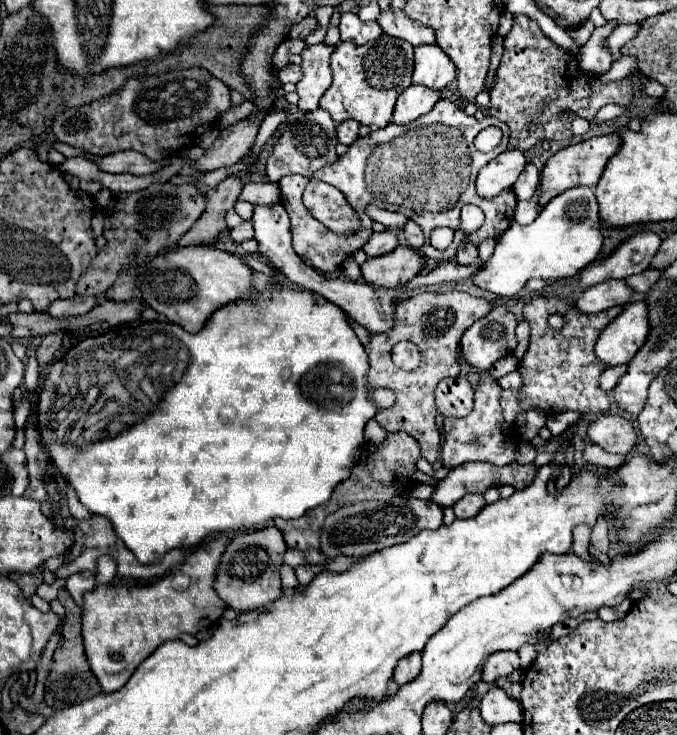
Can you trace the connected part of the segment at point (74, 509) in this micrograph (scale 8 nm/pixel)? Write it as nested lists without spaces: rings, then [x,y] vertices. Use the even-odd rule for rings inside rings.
[[[67,484],[67,496],[69,496],[69,510],[71,510],[71,514],[73,514],[73,518],[77,518],[77,520],[81,520],[81,518],[87,518],[87,516],[91,516],[91,512],[79,502],[79,498],[77,498],[77,492],[73,490],[73,486],[71,484]]]

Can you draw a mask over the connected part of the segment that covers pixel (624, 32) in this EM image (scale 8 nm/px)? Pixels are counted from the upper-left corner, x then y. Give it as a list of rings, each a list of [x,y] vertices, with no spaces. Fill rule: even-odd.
[[[623,24],[623,26],[619,26],[617,30],[615,30],[615,34],[611,36],[611,40],[609,40],[609,48],[611,48],[611,52],[613,52],[613,58],[619,58],[621,56],[621,46],[625,44],[625,42],[629,42],[637,32],[641,30],[641,24]]]

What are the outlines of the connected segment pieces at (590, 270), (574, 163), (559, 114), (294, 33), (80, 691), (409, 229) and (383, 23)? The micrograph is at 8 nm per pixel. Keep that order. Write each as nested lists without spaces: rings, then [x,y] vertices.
[[[637,232],[629,240],[625,240],[609,258],[595,262],[587,266],[583,272],[579,272],[571,286],[589,288],[599,282],[611,280],[611,278],[629,278],[633,274],[639,274],[651,266],[653,256],[657,254],[661,244],[661,238],[653,232]]]
[[[617,132],[613,134],[605,134],[605,136],[595,136],[589,140],[583,140],[579,144],[573,144],[569,148],[559,150],[557,154],[553,154],[541,174],[541,208],[555,196],[559,196],[561,192],[575,188],[575,186],[595,186],[605,170],[607,160],[621,148],[621,136]]]
[[[519,14],[513,18],[513,28],[505,36],[497,80],[489,94],[489,114],[507,122],[511,128],[511,146],[527,152],[543,140],[569,140],[573,136],[571,122],[577,116],[593,122],[605,104],[627,108],[635,96],[635,80],[601,82],[597,76],[585,72],[573,54],[547,38],[533,18]]]
[[[307,18],[307,20],[299,22],[299,24],[295,24],[295,28],[291,28],[287,38],[303,38],[305,40],[315,30],[315,24],[317,24],[315,18]]]
[[[67,588],[59,590],[59,600],[65,606],[65,622],[61,628],[61,638],[59,638],[59,646],[53,654],[53,664],[51,664],[51,672],[45,680],[45,704],[51,706],[53,710],[57,708],[67,708],[73,704],[79,704],[91,696],[101,694],[101,684],[97,682],[95,674],[89,668],[85,650],[83,650],[83,638],[81,638],[81,608],[75,604],[75,600],[71,598],[71,594],[67,592]]]
[[[407,220],[407,224],[403,226],[403,232],[405,232],[405,238],[411,248],[419,250],[423,246],[423,232],[417,228],[417,224],[413,220]]]
[[[393,8],[381,10],[377,24],[383,28],[385,34],[403,38],[403,40],[411,42],[413,46],[435,44],[435,32],[431,32],[431,28],[407,18],[407,14],[403,10],[393,10]]]

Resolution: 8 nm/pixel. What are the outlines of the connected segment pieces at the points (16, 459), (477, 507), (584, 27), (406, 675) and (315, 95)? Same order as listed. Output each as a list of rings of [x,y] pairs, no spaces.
[[[9,448],[1,460],[3,460],[3,464],[7,464],[7,468],[11,468],[11,472],[13,472],[13,478],[15,478],[15,496],[21,496],[21,494],[25,492],[25,488],[29,486],[25,452],[23,452],[23,450],[17,450],[17,448]]]
[[[467,494],[453,506],[453,510],[457,518],[473,518],[481,512],[483,506],[487,506],[483,494]]]
[[[585,20],[583,24],[579,24],[579,26],[569,26],[569,28],[565,28],[567,30],[567,34],[575,40],[575,44],[579,44],[579,48],[589,40],[589,36],[591,36],[591,32],[595,30],[595,24],[591,22],[591,20]]]
[[[411,654],[411,656],[403,658],[403,660],[399,660],[399,664],[397,664],[397,668],[395,668],[393,680],[395,680],[399,686],[403,686],[403,684],[415,680],[415,676],[417,676],[419,672],[421,672],[421,654]]]
[[[325,42],[307,46],[301,54],[301,70],[303,78],[297,82],[297,94],[299,94],[299,108],[303,112],[311,112],[319,108],[319,98],[325,94],[325,90],[331,86],[331,68],[329,68],[329,56],[333,54],[335,46],[329,46]]]

